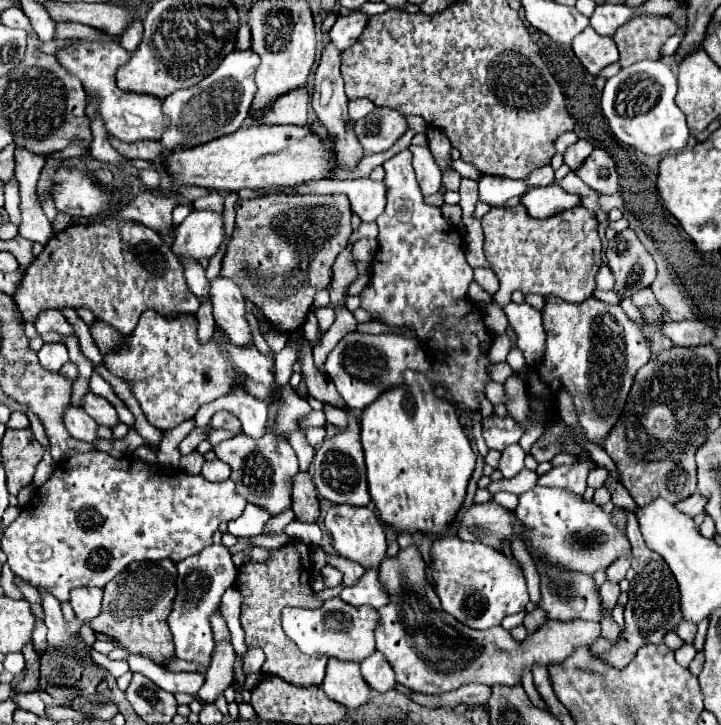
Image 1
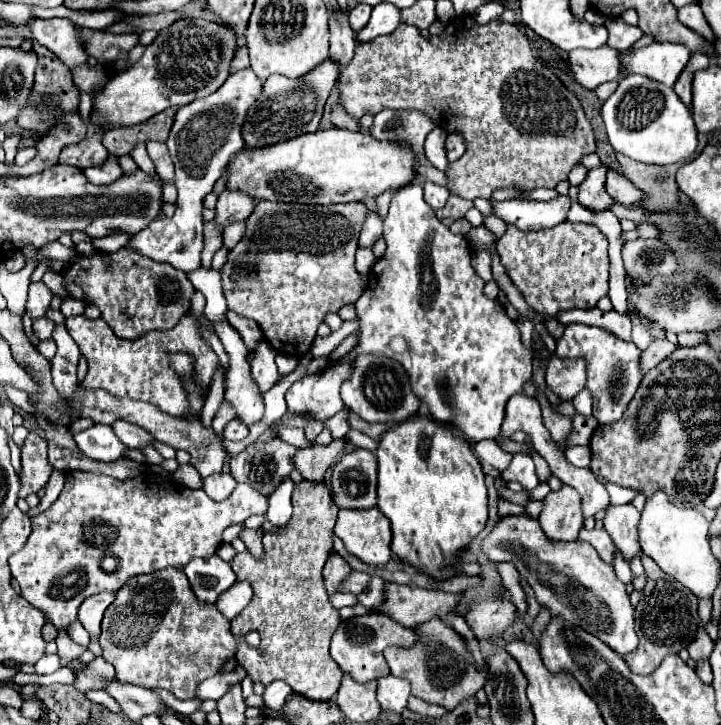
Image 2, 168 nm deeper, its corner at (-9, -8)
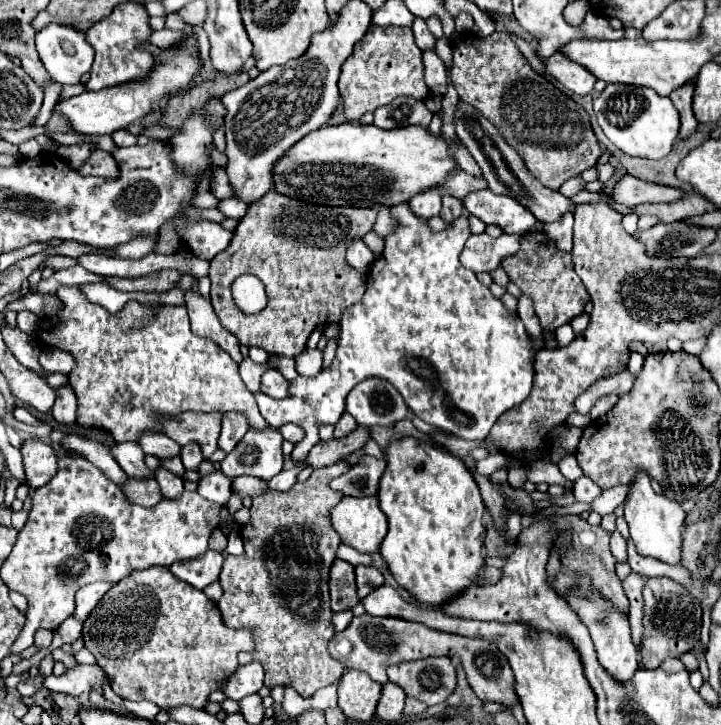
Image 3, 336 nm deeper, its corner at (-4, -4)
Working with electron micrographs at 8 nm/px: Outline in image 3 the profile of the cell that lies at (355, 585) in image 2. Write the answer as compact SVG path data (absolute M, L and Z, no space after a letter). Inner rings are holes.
M356 566L356 584L358 584L358 596L366 598L372 590L384 584L384 576L374 566Z

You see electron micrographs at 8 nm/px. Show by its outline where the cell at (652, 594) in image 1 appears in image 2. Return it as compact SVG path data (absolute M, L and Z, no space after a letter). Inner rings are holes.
M641 554L641 562L645 568L647 584L635 608L635 632L639 636L639 646L631 654L625 654L623 658L633 674L651 674L651 670L655 670L655 666L659 666L659 662L667 654L677 654L679 650L689 646L689 642L697 634L699 616L697 616L697 598L695 594L691 594L691 590L675 582L675 578L667 576L663 570L659 570L653 558Z

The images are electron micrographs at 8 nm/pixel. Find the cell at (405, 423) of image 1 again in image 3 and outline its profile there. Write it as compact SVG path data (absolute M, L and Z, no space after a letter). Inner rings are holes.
M414 438L392 442L390 450L386 450L386 462L388 466L380 480L378 500L390 528L384 542L380 544L380 554L386 560L394 580L406 588L412 598L432 608L444 606L470 586L482 584L480 572L486 564L482 556L484 538L480 536L486 530L482 524L486 506L482 502L480 490L464 462L444 450L436 450L432 442L418 442Z

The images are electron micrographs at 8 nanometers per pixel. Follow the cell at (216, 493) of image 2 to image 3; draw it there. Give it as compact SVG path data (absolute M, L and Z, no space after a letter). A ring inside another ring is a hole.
M214 472L198 482L198 494L210 502L226 504L230 498L230 484L230 478L226 478L222 472Z

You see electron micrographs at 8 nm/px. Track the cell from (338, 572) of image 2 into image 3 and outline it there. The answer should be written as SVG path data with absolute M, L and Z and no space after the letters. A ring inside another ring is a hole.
M334 560L330 568L330 604L332 612L352 610L360 602L356 594L354 566L344 560Z

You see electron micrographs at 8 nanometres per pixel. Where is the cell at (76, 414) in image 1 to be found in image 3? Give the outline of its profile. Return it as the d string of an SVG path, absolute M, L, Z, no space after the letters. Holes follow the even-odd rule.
M122 442L122 444L114 444L110 448L110 452L114 454L116 462L120 464L120 468L130 476L130 478L154 478L154 472L144 464L144 452L138 444L130 444L130 442Z

